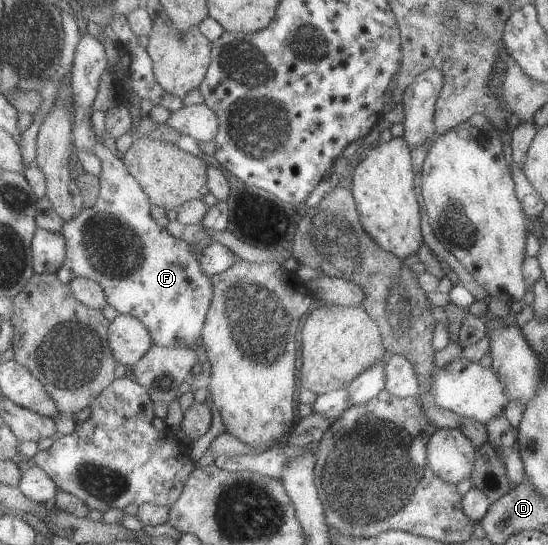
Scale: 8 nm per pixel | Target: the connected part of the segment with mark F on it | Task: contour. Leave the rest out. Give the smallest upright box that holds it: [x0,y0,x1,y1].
[58,33,214,348]

